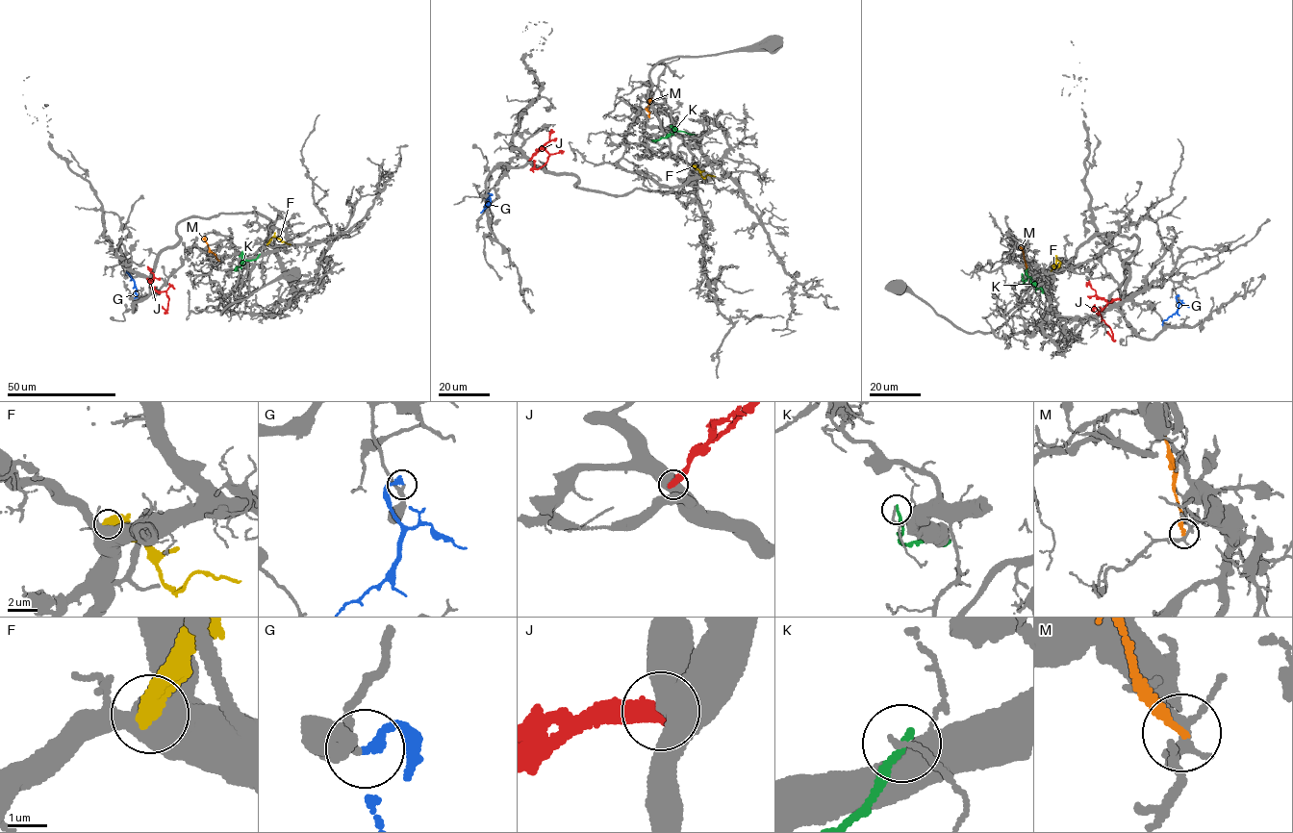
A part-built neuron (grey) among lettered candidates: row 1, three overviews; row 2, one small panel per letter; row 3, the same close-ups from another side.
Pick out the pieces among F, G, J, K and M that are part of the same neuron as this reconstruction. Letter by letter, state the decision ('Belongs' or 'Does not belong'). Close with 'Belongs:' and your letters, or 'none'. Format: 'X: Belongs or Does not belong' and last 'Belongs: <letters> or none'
F: Does not belong
G: Does not belong
J: Does not belong
K: Does not belong
M: Does not belong
Belongs: none

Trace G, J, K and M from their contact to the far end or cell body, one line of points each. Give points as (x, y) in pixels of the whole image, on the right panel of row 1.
G: (1178, 295), (1176, 297), (1178, 310), (1163, 320), (1162, 325)
J: (1120, 299), (1112, 301), (1098, 313), (1110, 327), (1112, 336), (1106, 332)
K: (1022, 274), (1023, 281), (1030, 277), (1031, 283), (1042, 291)
M: (1027, 277), (1020, 246)

